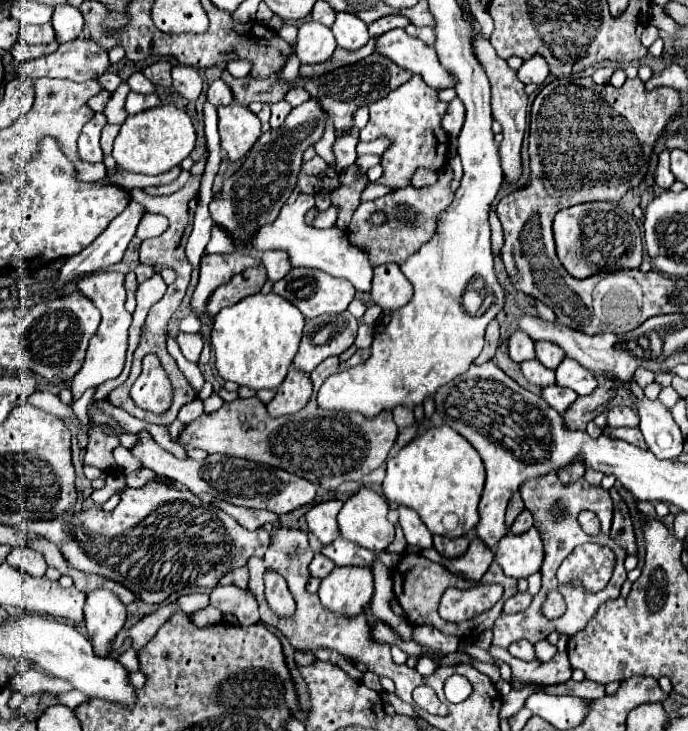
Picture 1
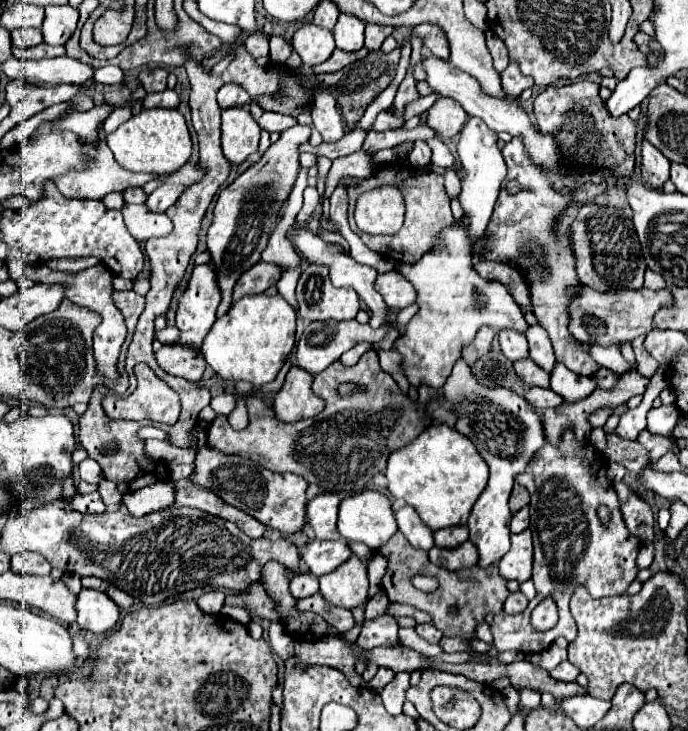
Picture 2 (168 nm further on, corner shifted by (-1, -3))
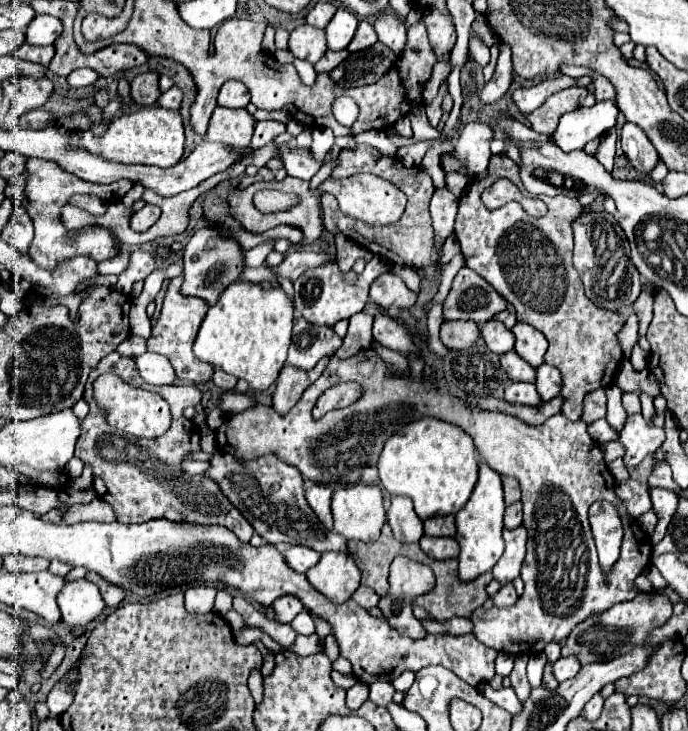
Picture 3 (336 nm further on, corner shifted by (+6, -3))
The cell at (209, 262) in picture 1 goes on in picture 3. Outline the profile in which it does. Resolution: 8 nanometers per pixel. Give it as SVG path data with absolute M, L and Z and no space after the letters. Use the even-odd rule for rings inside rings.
M183 277L169 279L169 287L167 287L167 293L165 293L165 301L163 301L159 321L155 323L155 327L151 331L151 337L147 339L147 351L165 355L171 361L179 379L191 379L195 383L205 383L205 381L211 379L213 367L209 363L203 363L201 359L197 359L193 355L191 347L193 347L193 341L197 337L197 331L199 331L201 321L203 321L209 305L205 305L205 301L201 301L197 297L183 297L179 293L181 283L183 283Z

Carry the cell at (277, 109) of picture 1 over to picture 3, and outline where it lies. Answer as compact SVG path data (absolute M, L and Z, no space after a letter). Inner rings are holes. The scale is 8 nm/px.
M259 121L255 125L255 133L253 133L253 141L251 145L253 147L265 147L267 143L271 143L277 135L285 133L285 125L279 123L279 121Z

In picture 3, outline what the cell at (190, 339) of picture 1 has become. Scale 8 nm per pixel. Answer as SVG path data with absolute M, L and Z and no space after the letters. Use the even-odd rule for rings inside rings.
M145 353L135 359L135 367L145 383L171 385L177 381L175 369L173 369L173 365L169 365L167 357L161 357L155 353Z

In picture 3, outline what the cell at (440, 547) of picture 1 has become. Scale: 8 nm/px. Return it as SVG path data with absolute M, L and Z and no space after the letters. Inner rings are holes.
M431 517L425 521L425 535L431 537L455 537L455 517Z

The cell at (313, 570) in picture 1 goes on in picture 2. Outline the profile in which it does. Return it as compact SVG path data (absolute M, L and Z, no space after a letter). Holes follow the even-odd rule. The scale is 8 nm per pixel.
M300 571L300 573L296 573L296 577L292 577L290 589L292 589L292 595L296 599L310 597L310 595L314 595L318 591L318 577L314 573Z

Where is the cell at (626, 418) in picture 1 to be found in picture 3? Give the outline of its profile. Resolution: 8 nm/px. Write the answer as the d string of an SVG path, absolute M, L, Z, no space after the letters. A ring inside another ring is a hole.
M641 413L629 415L627 423L619 435L619 441L625 445L627 453L623 457L623 463L627 467L639 465L647 455L653 455L661 443L665 441L665 433L661 427L649 425Z

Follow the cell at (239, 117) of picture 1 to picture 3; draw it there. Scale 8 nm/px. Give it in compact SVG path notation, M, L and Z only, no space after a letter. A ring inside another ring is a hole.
M217 107L209 119L209 129L205 133L207 141L219 141L233 147L247 147L251 143L255 121L247 109L227 109Z

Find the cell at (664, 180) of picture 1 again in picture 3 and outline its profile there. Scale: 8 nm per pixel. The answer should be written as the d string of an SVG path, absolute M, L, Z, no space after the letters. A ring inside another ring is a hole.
M625 123L621 129L621 147L625 157L631 161L635 171L639 173L651 173L651 169L657 165L659 157L653 149L649 137L645 131L633 123Z

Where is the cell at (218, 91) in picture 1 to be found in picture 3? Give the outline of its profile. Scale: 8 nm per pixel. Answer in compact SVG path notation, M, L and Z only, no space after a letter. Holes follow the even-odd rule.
M227 81L219 91L219 105L221 107L241 109L241 107L247 107L249 101L251 101L249 89L241 81Z

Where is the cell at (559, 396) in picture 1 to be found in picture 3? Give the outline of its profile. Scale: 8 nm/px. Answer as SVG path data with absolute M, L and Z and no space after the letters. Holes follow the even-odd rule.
M511 383L505 389L505 401L519 403L519 405L541 405L541 397L533 383Z

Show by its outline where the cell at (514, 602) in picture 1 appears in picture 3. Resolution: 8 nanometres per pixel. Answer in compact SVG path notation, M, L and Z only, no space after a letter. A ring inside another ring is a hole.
M505 583L493 597L493 603L497 607L511 607L513 603L517 601L517 593L515 593L515 587L513 583Z

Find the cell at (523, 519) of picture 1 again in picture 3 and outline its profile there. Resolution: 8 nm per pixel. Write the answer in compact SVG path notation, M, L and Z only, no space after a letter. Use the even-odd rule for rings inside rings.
M513 503L505 509L505 527L507 529L515 529L521 525L521 519L523 519L523 511L521 511L521 503Z

